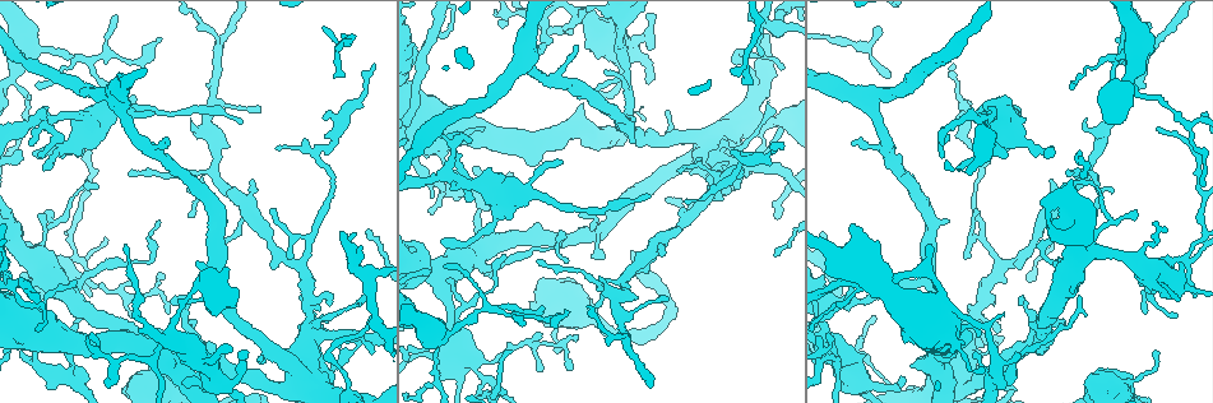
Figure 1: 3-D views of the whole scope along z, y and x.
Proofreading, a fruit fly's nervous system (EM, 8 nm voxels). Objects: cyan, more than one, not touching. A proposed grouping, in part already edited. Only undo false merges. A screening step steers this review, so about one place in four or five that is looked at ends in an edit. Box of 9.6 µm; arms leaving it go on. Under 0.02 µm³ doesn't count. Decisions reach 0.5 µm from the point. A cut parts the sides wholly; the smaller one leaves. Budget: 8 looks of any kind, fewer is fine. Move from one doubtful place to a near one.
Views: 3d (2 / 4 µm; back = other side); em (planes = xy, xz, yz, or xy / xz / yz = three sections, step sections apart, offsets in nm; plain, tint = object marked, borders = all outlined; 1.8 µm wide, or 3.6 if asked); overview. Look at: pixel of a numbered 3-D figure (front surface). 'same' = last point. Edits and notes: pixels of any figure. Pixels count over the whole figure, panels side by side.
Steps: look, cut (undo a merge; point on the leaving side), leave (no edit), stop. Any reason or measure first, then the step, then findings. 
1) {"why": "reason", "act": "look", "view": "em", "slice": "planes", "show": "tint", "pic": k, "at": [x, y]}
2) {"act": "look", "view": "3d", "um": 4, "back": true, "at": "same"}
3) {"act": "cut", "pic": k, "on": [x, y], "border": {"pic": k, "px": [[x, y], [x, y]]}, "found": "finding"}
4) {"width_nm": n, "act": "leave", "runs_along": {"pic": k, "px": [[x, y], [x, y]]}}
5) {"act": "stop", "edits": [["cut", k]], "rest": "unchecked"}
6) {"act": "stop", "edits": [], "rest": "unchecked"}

{"why": "four or more arms meet", "act": "look", "view": "em", "um": 3.6, "slice": "planes", "show": "tint", "pic": 1, "at": [704, 143]}

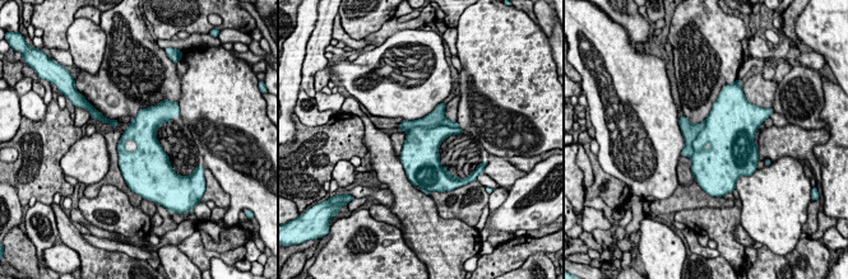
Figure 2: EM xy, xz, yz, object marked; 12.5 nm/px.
{"act": "cut", "pic": 2, "on": [436, 117], "border": {"pic": 2, "px": [[458, 126], [412, 128], [408, 131]]}, "found": "a second neuron is stuck on"}

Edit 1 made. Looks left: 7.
{"why": "see it whole again", "act": "look", "view": "overview"}

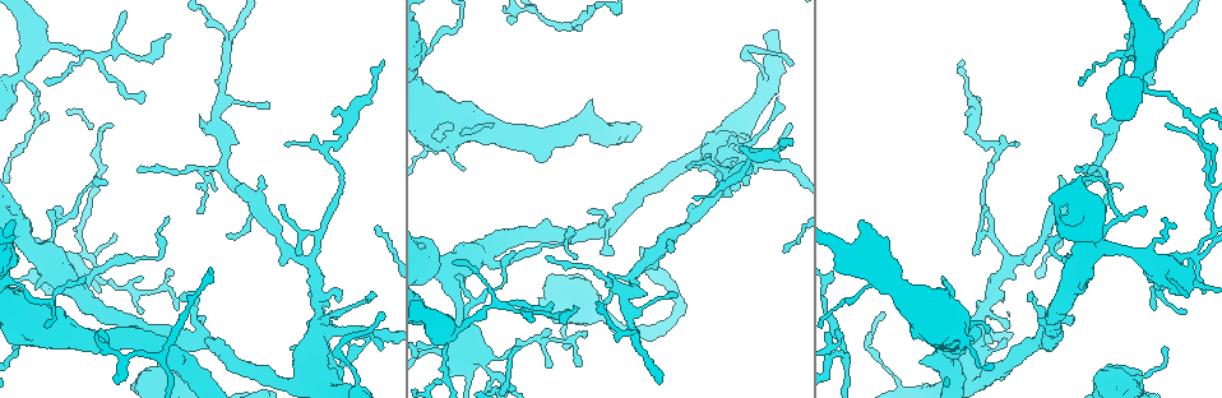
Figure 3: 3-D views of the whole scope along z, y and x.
{"why": "calibre changes", "act": "look", "view": "3d", "um": 4, "pic": 3, "at": [36, 49]}

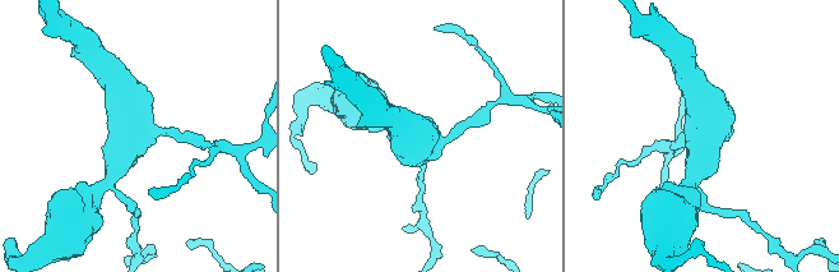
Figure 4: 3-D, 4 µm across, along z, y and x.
{"act": "look", "view": "em", "slice": "planes", "show": "tint", "pic": 4, "at": [139, 142]}

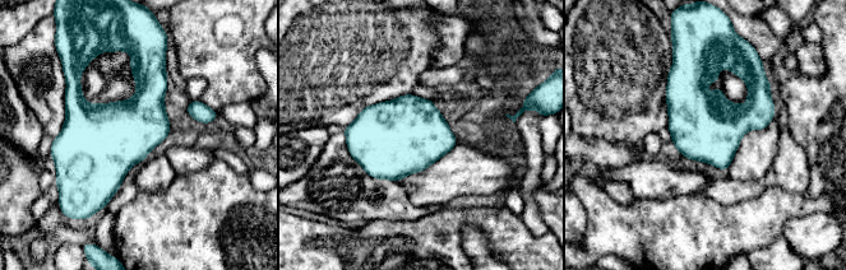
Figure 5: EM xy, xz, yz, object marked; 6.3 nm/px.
{"width_nm": 440, "act": "leave", "found": "continuous, no second neuron"}

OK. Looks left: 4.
{"why": "calibre changes", "act": "look", "view": "em", "um": 3.6, "slice": "planes", "show": "tint", "pic": 3, "at": [482, 354]}

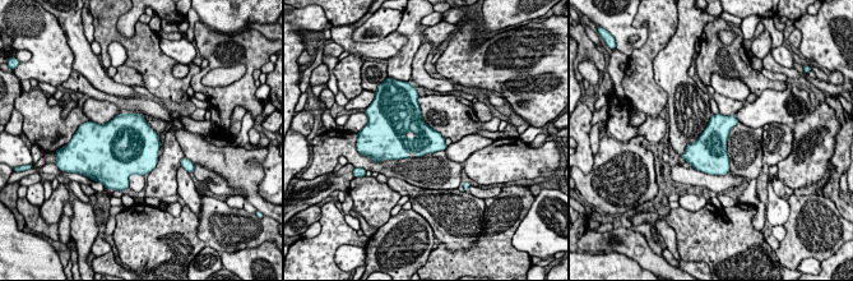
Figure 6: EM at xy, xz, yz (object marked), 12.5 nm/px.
{"act": "leave", "found": "continuous, no second neuron"}

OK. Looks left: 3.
{"why": "thick turns thin", "act": "look", "view": "3d", "um": 4, "back": true, "pic": 3, "at": [456, 273]}

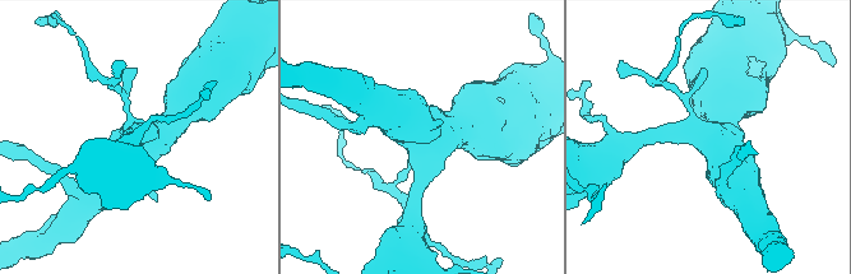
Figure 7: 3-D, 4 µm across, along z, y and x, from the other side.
{"arms": 4, "why": "shape alone is not enough", "act": "look", "view": "em", "slice": "yz", "step": 8, "show": "tint", "pic": 7, "at": [420, 144]}

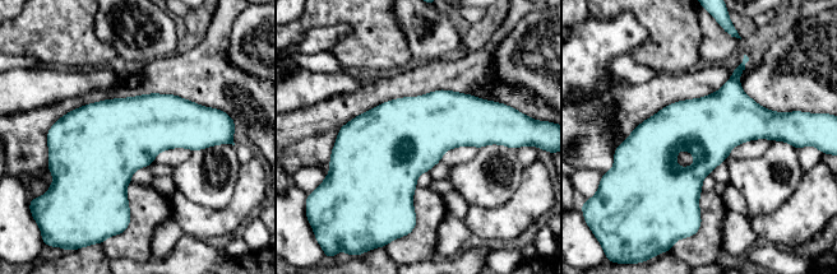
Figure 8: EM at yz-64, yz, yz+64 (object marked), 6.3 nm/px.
{"why": "cut it another way", "act": "look", "view": "em", "slice": "xy", "step": 16, "show": "tint", "at": "same"}

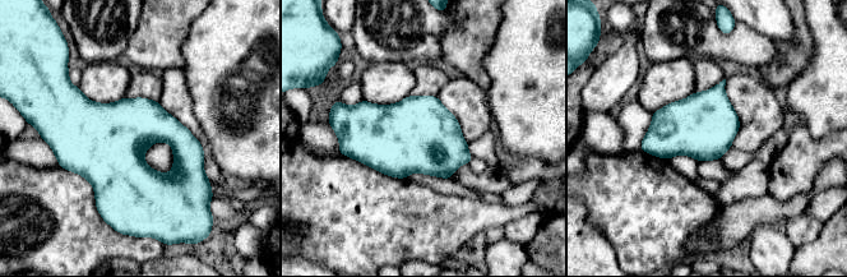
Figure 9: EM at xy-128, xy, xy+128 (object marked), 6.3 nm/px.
{"act": "leave", "found": "continuous, no second neuron"}

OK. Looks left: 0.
{"act": "stop", "edits": [["cut", 2]], "rest": "unchecked"}

